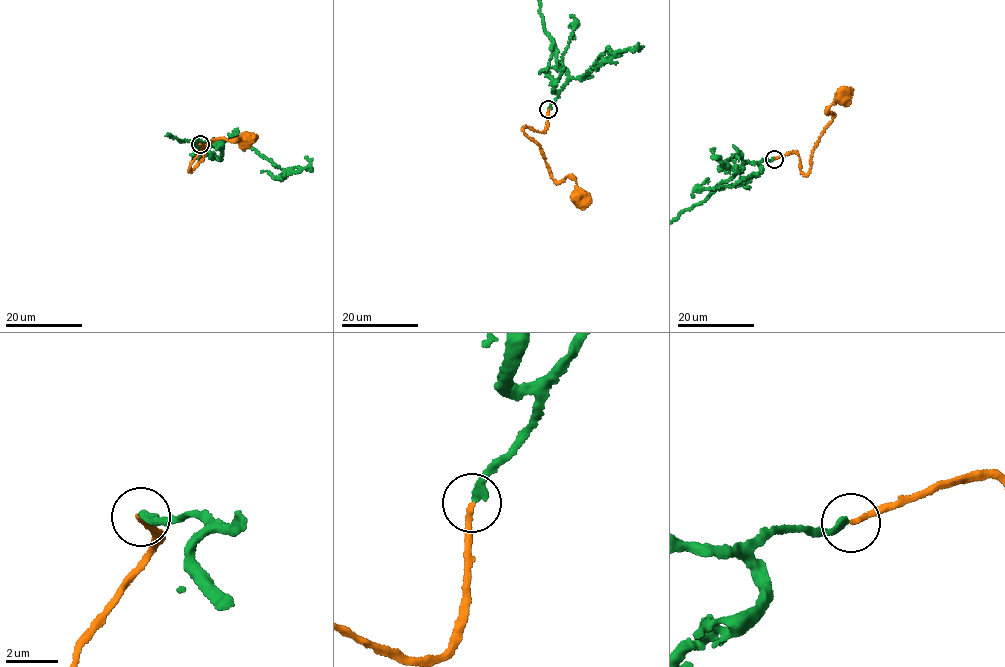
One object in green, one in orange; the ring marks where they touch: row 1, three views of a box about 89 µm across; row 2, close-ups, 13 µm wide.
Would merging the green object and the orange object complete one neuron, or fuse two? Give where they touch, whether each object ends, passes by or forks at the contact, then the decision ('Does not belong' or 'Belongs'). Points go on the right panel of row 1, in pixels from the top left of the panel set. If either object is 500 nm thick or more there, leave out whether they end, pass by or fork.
Place: (774, 159). At the ring green ends. At the ring orange ends. Belongs

